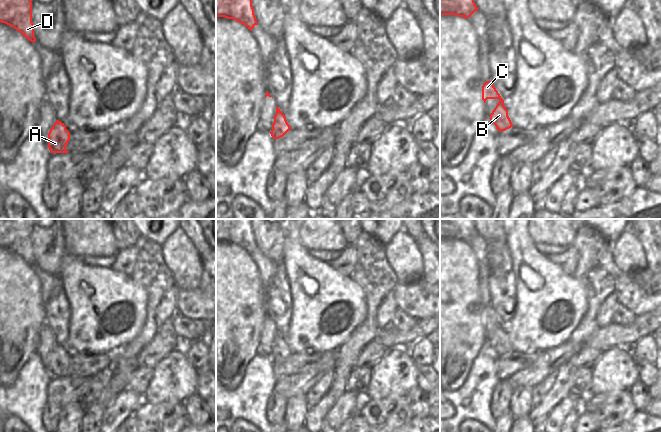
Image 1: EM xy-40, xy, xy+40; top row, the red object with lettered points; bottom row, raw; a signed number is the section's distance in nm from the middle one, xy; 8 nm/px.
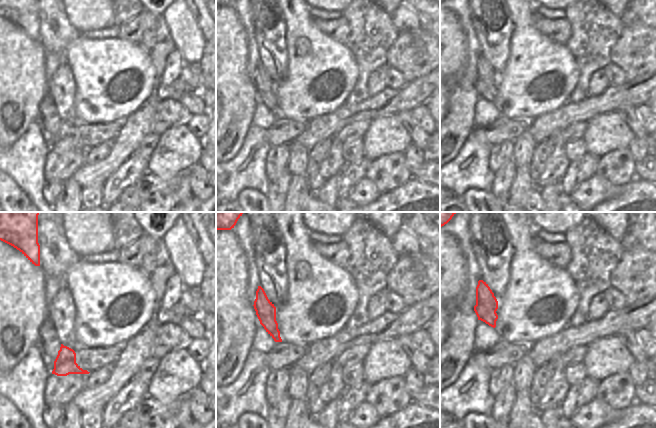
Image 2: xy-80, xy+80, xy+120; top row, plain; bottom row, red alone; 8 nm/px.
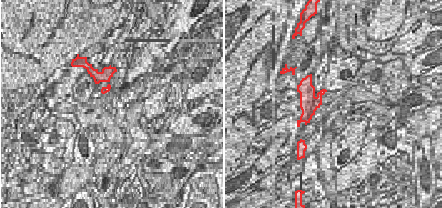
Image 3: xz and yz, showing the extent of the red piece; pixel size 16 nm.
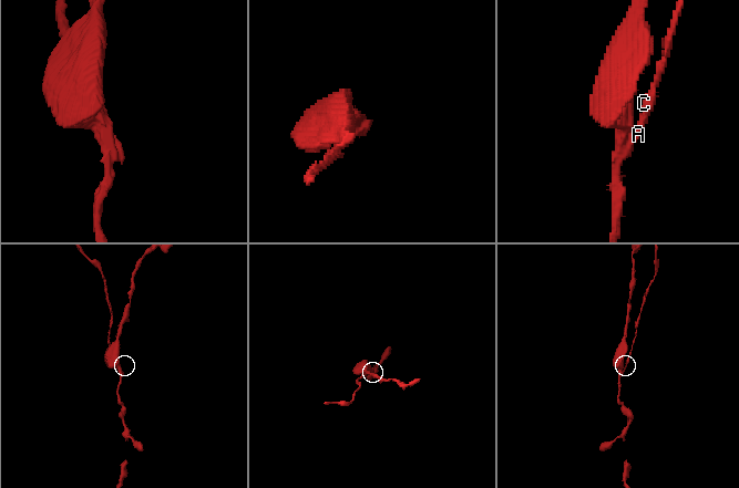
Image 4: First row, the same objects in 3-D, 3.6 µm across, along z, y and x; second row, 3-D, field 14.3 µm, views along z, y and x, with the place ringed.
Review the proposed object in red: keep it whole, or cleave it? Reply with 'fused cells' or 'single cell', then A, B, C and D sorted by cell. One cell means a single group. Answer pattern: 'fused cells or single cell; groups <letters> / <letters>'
fused cells; groups A D / B C

